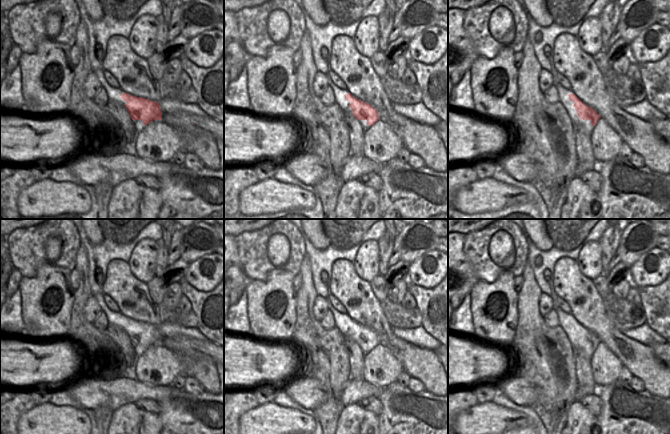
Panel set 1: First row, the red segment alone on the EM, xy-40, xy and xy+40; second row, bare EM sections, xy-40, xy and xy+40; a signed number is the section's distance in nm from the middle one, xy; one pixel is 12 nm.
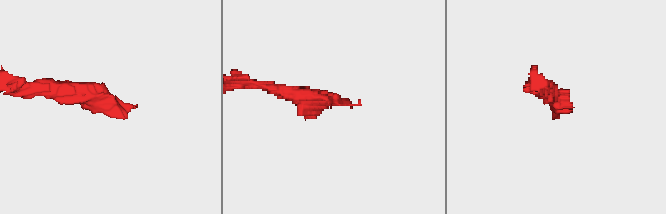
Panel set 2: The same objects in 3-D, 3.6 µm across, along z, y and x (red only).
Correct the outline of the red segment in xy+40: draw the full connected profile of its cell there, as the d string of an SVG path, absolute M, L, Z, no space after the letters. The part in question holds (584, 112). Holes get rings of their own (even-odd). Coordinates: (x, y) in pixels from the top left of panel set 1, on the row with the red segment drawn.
M574 93L568 95L570 101L574 101L573 105L577 110L579 118L583 120L590 120L593 126L596 126L598 120L601 118L600 115L591 107L587 106L582 102Z

